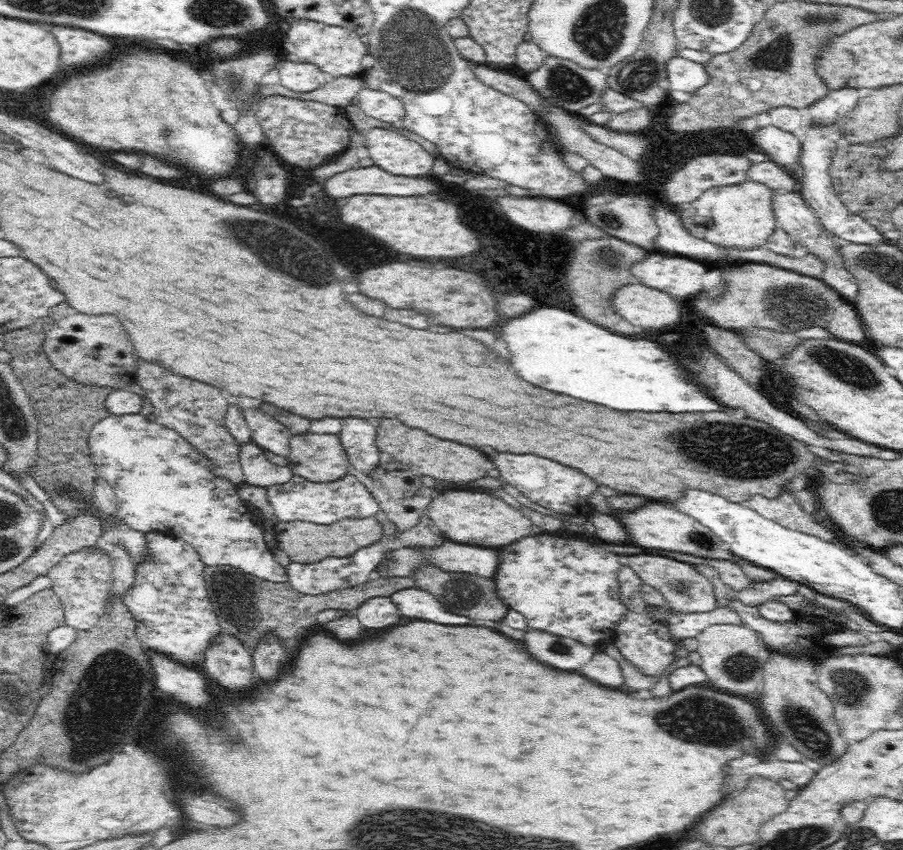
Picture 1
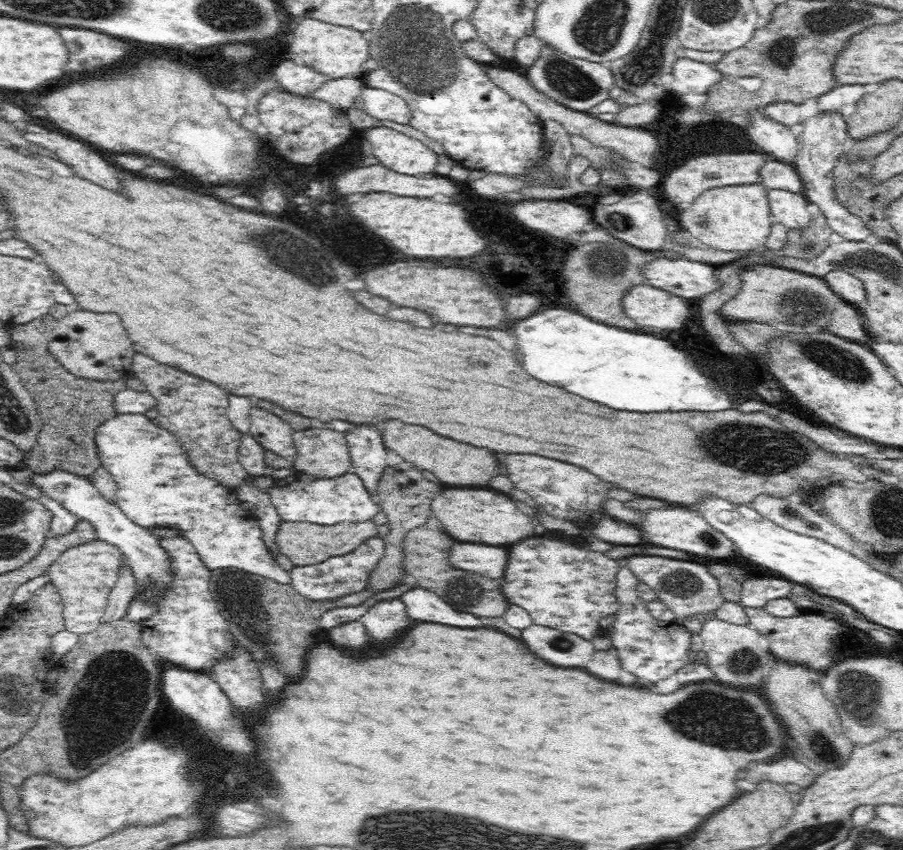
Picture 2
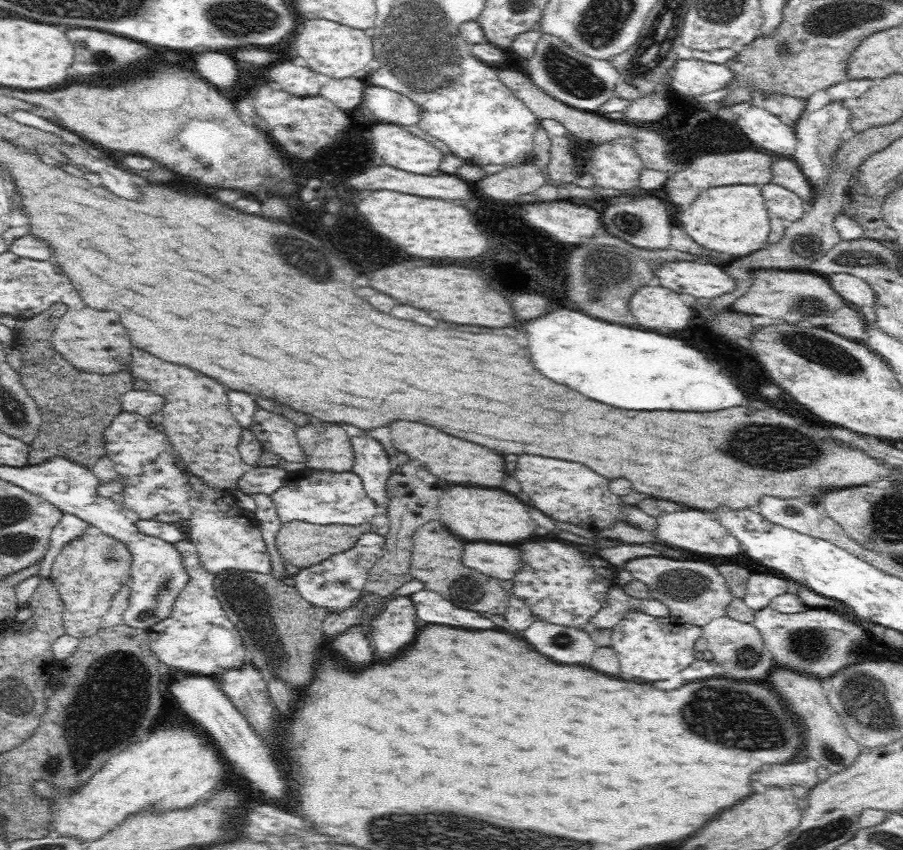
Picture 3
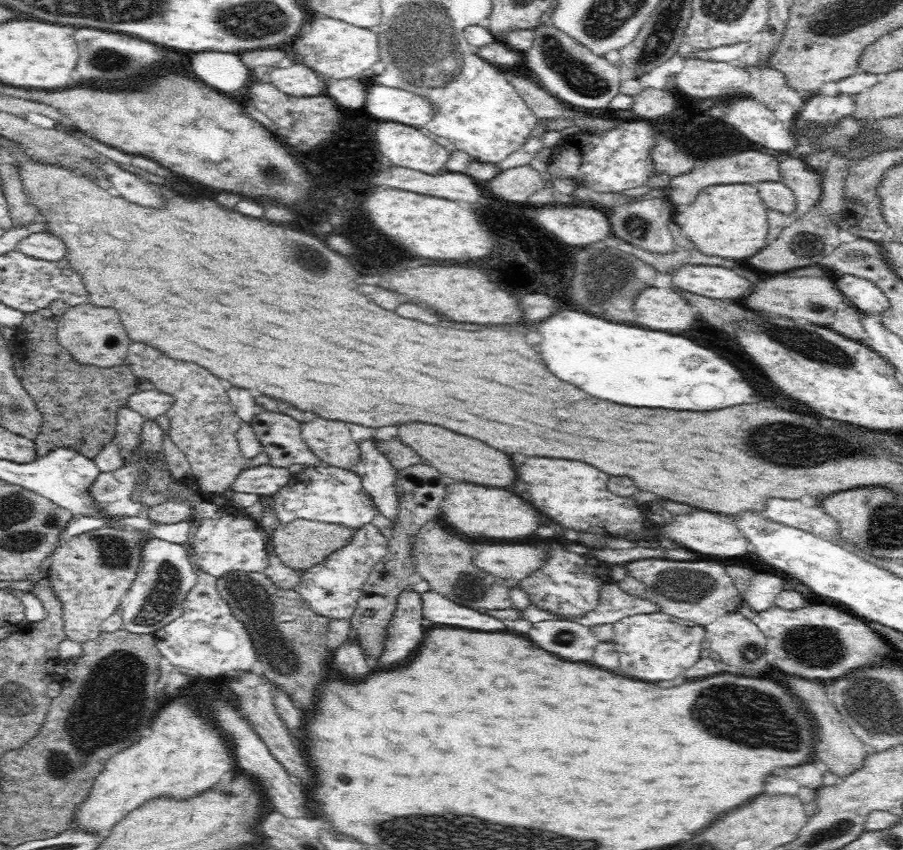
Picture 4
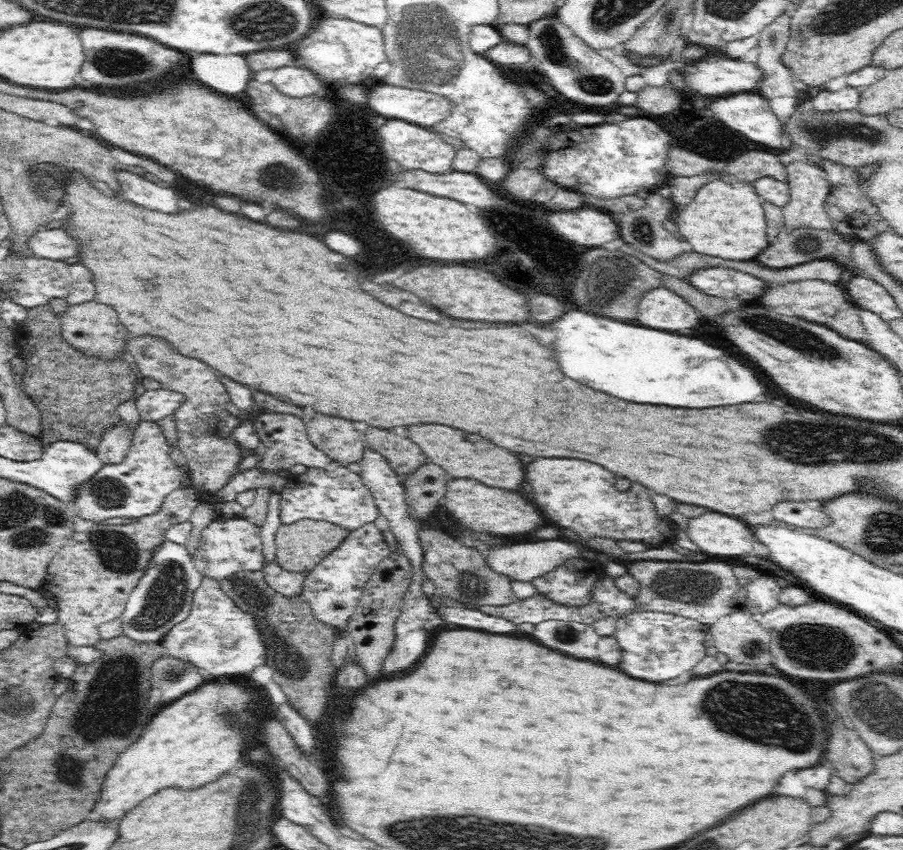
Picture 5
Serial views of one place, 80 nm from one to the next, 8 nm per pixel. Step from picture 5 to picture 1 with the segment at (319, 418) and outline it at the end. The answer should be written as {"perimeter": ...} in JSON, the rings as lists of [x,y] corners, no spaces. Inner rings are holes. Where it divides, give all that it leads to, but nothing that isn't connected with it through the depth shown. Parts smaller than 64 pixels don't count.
{"perimeter":[[[308,432],[294,434],[290,437],[289,453],[286,457],[286,466],[289,467],[293,476],[301,476],[314,484],[336,482],[348,475],[351,466],[337,434],[310,434]]]}

